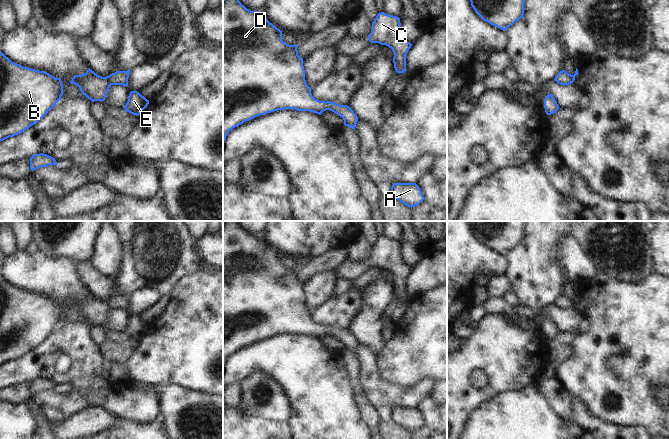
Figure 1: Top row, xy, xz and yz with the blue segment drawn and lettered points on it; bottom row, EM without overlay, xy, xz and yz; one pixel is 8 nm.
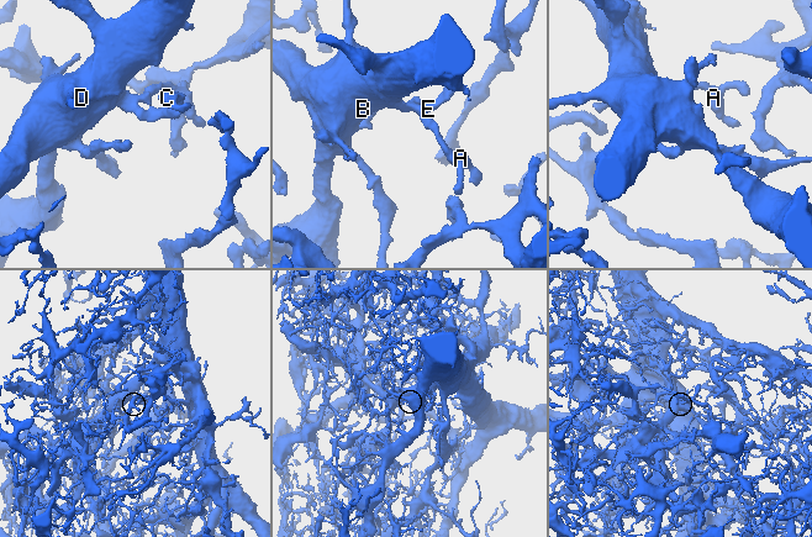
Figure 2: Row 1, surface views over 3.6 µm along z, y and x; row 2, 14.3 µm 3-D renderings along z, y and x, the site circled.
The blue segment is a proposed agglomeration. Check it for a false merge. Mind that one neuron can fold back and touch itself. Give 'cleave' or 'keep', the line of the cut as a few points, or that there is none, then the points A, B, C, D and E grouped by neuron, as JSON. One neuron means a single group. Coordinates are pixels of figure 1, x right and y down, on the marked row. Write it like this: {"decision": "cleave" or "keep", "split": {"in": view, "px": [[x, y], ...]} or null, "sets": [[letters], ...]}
{"decision": "keep", "split": null, "sets": [["A", "B", "C", "D", "E"]]}

